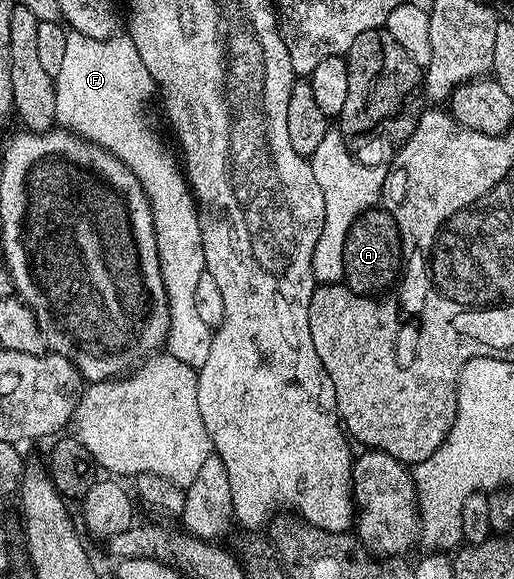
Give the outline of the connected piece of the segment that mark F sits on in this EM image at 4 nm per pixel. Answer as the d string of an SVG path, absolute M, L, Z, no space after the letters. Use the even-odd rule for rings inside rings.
M74 31L68 32L61 71L57 71L54 79L57 95L55 119L58 128L67 129L109 151L121 163L125 163L125 167L129 167L133 175L137 175L145 191L147 201L151 205L153 227L157 235L157 255L161 263L161 279L165 283L165 295L169 303L171 329L165 335L165 349L170 357L181 359L181 363L197 371L205 363L205 358L209 356L209 343L213 336L212 329L205 323L201 323L201 315L197 307L193 307L197 299L197 282L201 279L207 264L201 243L199 211L195 198L191 195L180 166L176 160L174 163L170 155L163 150L158 135L151 131L146 119L143 118L143 101L149 100L156 92L155 80L151 78L149 71L145 71L145 63L141 63L141 55L137 55L137 47L133 47L130 36L116 35L104 41L98 41Z

